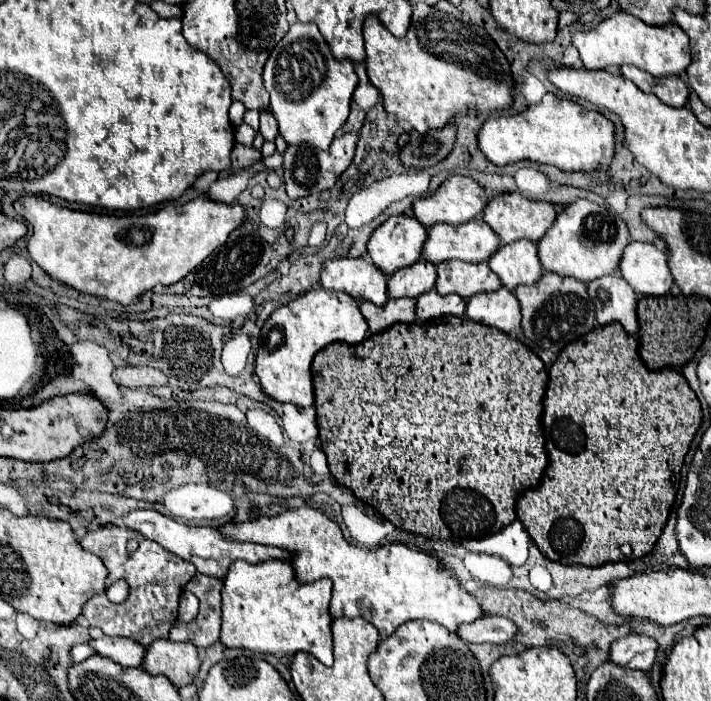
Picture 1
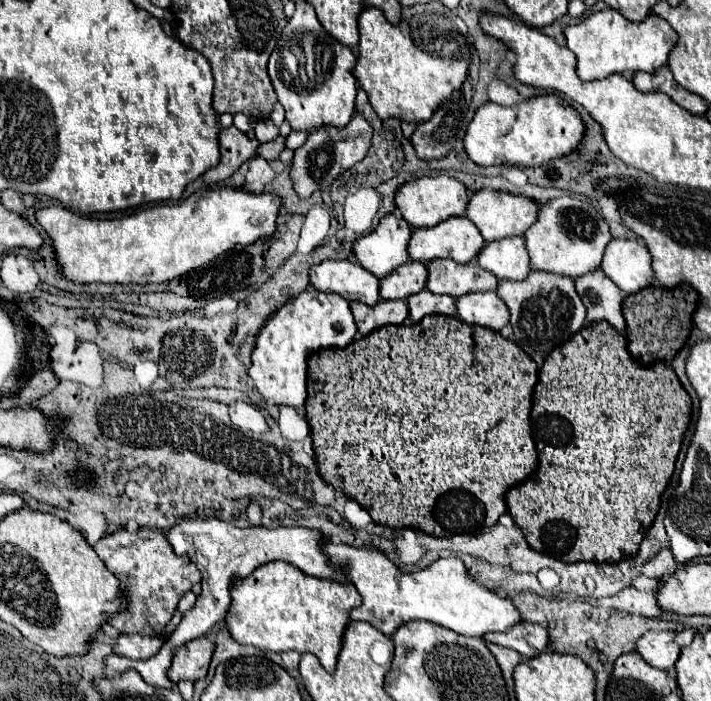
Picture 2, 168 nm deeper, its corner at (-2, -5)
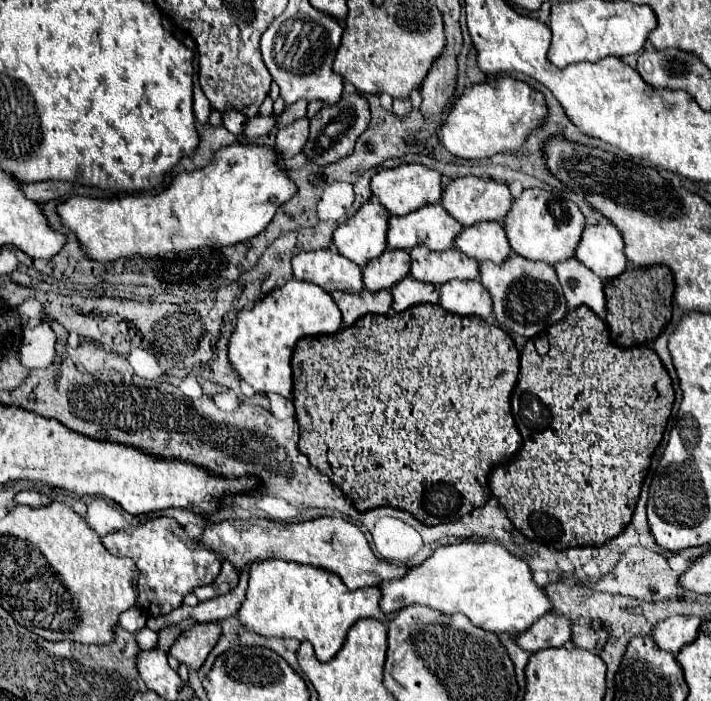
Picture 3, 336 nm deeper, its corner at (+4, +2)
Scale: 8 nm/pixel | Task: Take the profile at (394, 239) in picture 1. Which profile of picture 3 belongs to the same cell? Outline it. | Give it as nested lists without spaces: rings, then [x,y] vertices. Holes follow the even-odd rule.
[[[379,201],[363,203],[353,217],[333,231],[337,251],[359,267],[379,257],[387,249],[387,217],[389,213]]]

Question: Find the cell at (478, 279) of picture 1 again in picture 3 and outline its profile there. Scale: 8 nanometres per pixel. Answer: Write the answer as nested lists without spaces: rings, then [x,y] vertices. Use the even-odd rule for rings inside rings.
[[[413,247],[411,255],[411,271],[409,275],[417,281],[433,283],[435,287],[451,281],[451,279],[477,279],[479,263],[459,249],[451,247],[447,251],[431,251],[427,247]]]

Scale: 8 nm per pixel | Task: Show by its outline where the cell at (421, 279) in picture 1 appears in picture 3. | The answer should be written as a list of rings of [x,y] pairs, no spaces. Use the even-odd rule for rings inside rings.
[[[385,249],[383,255],[375,257],[363,267],[363,285],[371,293],[391,289],[409,275],[409,265],[411,259],[405,249]]]

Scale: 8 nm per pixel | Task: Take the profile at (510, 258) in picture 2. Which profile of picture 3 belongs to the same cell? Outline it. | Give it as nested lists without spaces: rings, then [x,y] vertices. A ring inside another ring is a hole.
[[[481,221],[465,227],[455,237],[455,247],[477,261],[489,259],[493,263],[503,263],[503,259],[511,255],[511,247],[507,245],[503,227],[495,221]]]

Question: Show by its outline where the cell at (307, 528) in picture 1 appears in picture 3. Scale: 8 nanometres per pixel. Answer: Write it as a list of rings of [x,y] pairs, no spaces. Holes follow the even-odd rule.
[[[461,541],[453,545],[439,545],[427,561],[423,561],[417,567],[411,567],[411,571],[407,571],[407,575],[403,575],[401,579],[387,581],[387,585],[379,585],[379,589],[383,593],[381,609],[387,615],[393,615],[407,605],[417,603],[431,609],[439,609],[441,613],[447,615],[463,613],[471,619],[475,627],[493,633],[523,633],[537,619],[541,619],[545,613],[553,609],[545,589],[533,581],[533,573],[529,565],[523,559],[509,553],[499,541]]]

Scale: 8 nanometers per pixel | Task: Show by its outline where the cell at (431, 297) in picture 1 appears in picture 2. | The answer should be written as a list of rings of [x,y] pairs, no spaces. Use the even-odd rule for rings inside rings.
[[[423,290],[407,300],[409,306],[409,318],[411,322],[419,322],[425,316],[431,314],[443,314],[443,316],[455,316],[457,312],[457,300],[451,296],[435,296],[429,290]]]

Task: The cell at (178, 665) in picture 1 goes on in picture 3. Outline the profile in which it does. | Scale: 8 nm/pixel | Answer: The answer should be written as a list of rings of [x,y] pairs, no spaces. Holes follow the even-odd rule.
[[[195,623],[191,625],[191,629],[183,631],[179,635],[179,639],[171,645],[169,653],[185,663],[191,669],[199,669],[207,655],[211,653],[211,649],[215,647],[215,643],[221,637],[221,625],[219,623]]]

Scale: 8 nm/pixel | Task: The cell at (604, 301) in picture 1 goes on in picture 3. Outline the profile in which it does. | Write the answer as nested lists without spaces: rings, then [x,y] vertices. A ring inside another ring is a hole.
[[[575,257],[553,265],[559,283],[563,285],[563,293],[569,309],[577,309],[579,305],[587,305],[597,315],[605,317],[605,293],[603,281],[591,273],[581,261]]]

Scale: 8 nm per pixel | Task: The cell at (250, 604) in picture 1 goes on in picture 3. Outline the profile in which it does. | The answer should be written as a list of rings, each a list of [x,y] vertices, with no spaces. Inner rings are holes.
[[[267,559],[251,565],[247,597],[237,617],[249,631],[265,637],[293,637],[299,641],[311,641],[317,659],[327,661],[343,647],[347,631],[359,619],[373,617],[387,621],[387,615],[379,607],[379,599],[379,589],[349,591],[341,577],[327,569],[301,565],[295,561]]]

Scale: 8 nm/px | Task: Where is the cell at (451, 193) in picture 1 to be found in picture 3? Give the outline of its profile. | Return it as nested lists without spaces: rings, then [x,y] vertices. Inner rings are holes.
[[[403,163],[395,169],[381,169],[371,177],[371,193],[379,199],[379,203],[391,213],[391,215],[407,215],[427,203],[439,203],[439,197],[443,193],[443,177],[441,173],[427,169],[419,163]]]

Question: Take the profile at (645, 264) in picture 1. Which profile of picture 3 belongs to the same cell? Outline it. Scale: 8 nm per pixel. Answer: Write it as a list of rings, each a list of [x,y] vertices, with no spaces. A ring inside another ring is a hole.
[[[611,223],[585,225],[575,257],[603,281],[617,277],[627,267],[621,233]]]

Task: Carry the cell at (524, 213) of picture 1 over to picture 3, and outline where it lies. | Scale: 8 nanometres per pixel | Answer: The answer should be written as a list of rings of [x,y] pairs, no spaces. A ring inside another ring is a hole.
[[[457,177],[447,181],[447,185],[443,187],[443,195],[441,195],[441,205],[443,209],[457,219],[463,227],[467,225],[475,225],[475,221],[503,221],[503,213],[507,213],[507,209],[511,207],[511,193],[509,187],[491,179],[481,179],[481,177]]]

